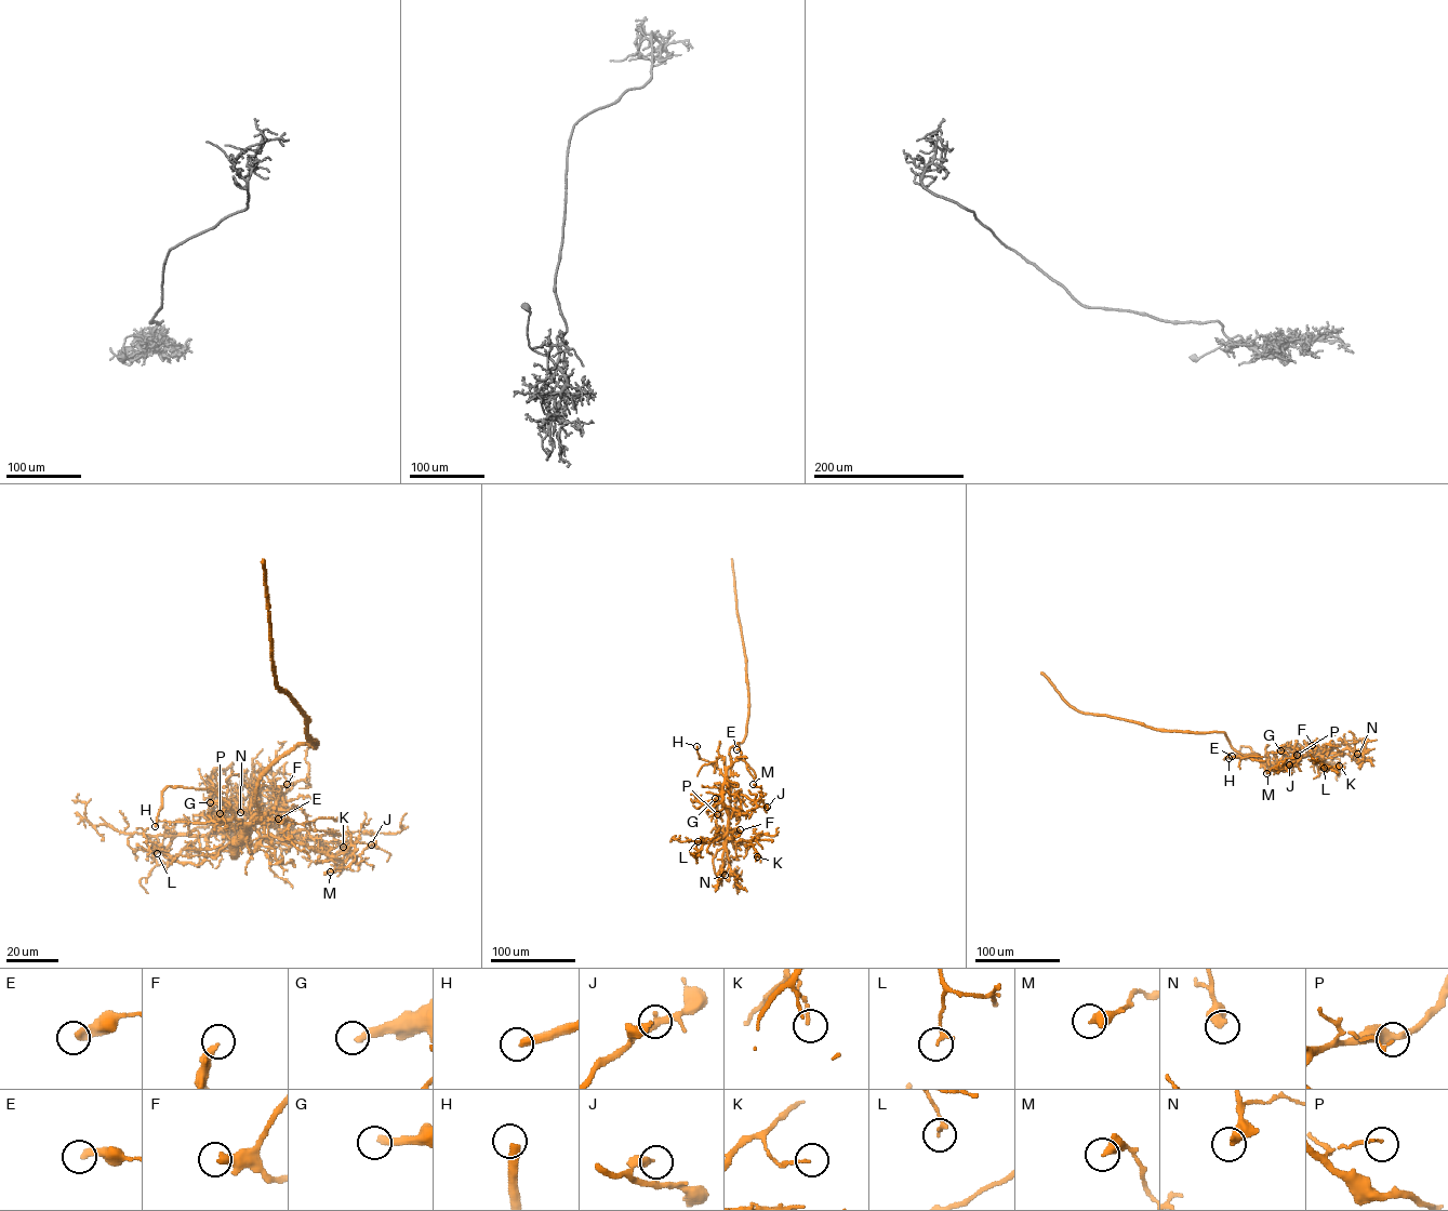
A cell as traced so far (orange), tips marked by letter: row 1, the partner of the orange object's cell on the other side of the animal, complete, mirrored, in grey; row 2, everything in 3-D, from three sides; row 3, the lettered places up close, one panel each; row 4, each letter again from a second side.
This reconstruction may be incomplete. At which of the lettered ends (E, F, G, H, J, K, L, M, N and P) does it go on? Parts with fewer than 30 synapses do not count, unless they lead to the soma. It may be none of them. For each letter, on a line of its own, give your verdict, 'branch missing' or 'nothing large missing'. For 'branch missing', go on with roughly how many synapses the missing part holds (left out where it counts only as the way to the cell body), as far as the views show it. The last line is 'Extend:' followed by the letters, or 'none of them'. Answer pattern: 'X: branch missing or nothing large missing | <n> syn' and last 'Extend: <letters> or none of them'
E: nothing large missing
F: nothing large missing
G: branch missing | 45 syn
H: branch missing
J: nothing large missing
K: nothing large missing
L: nothing large missing
M: nothing large missing
N: nothing large missing
P: nothing large missing
Extend: G, H

